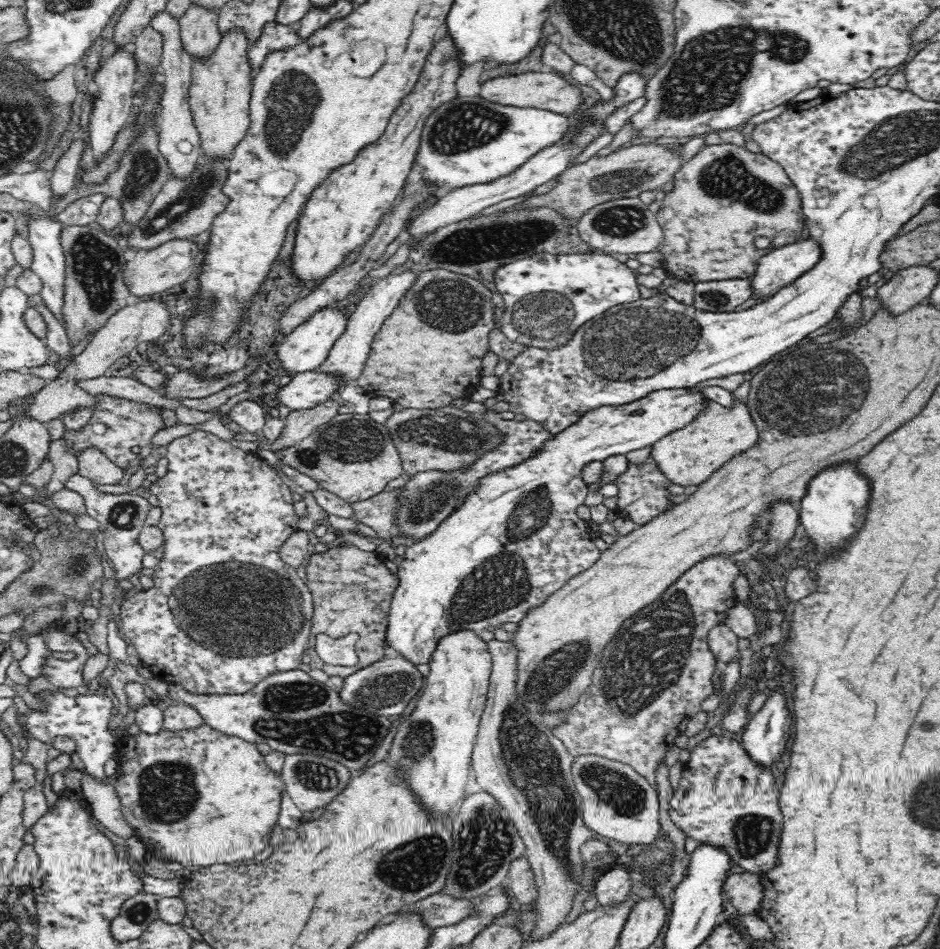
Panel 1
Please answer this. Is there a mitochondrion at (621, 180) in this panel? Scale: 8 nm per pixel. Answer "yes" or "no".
yes

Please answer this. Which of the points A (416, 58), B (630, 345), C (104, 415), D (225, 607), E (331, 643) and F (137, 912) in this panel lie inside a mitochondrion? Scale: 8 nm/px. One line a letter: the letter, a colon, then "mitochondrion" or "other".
A: other
B: mitochondrion
C: other
D: mitochondrion
E: other
F: mitochondrion

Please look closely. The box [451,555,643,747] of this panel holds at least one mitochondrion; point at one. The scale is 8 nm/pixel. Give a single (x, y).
(552, 677)

